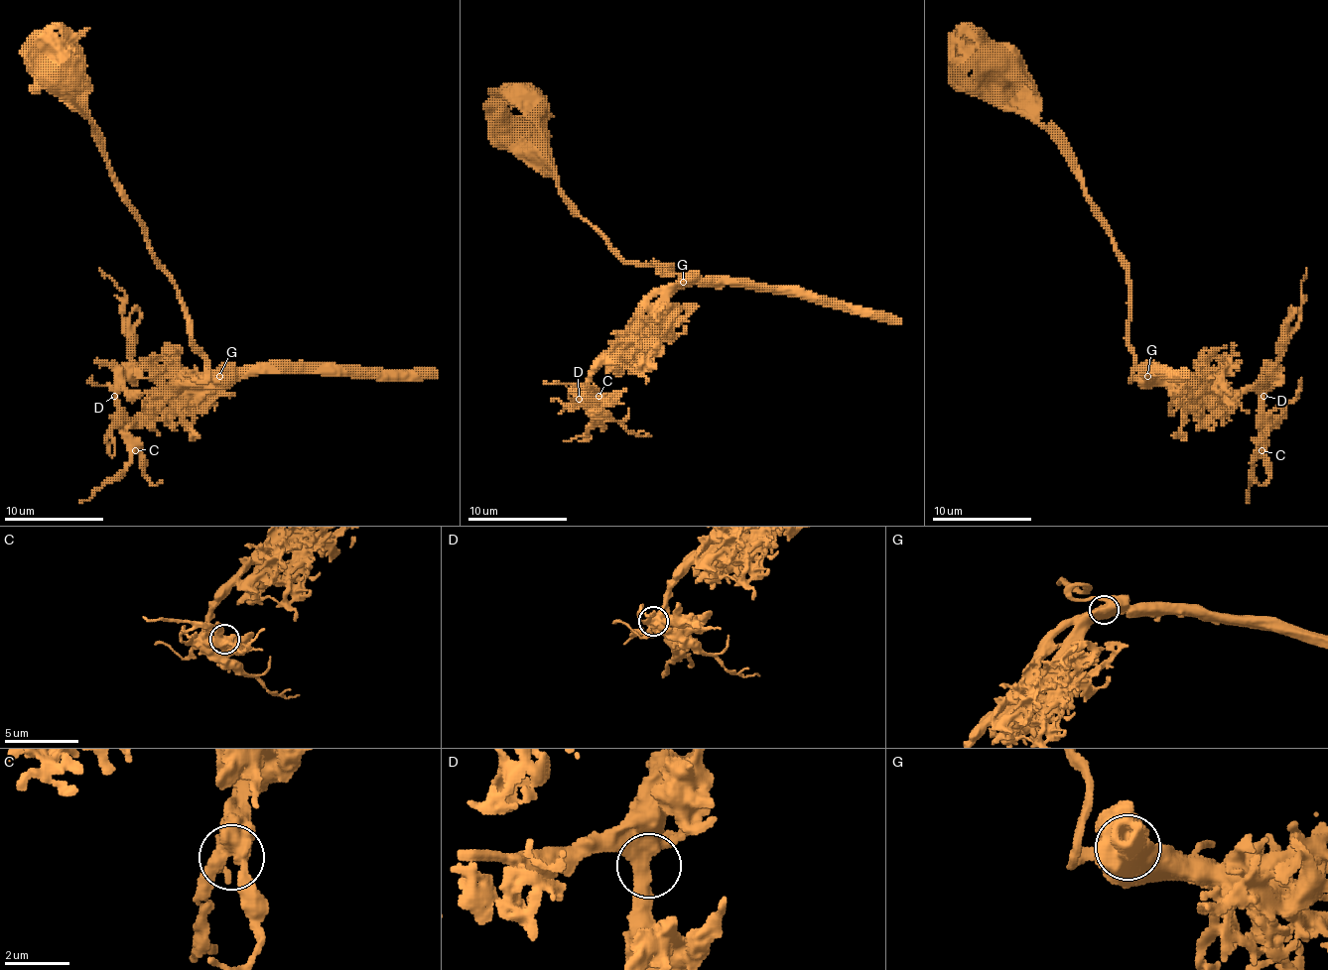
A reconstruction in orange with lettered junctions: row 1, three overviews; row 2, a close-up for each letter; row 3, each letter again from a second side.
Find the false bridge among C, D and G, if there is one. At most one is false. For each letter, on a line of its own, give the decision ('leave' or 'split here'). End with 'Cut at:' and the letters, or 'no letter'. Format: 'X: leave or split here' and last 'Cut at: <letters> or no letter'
C: leave
D: leave
G: split here
Cut at: G

